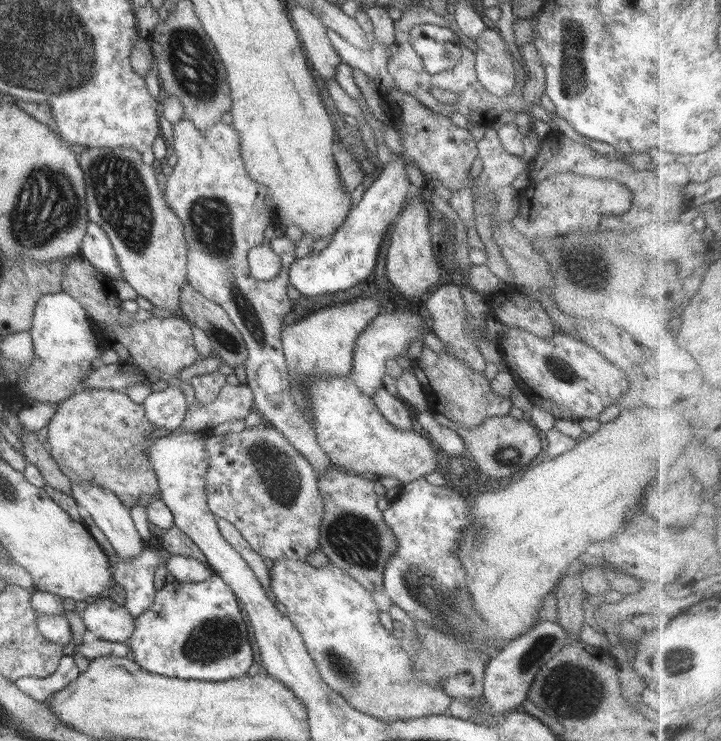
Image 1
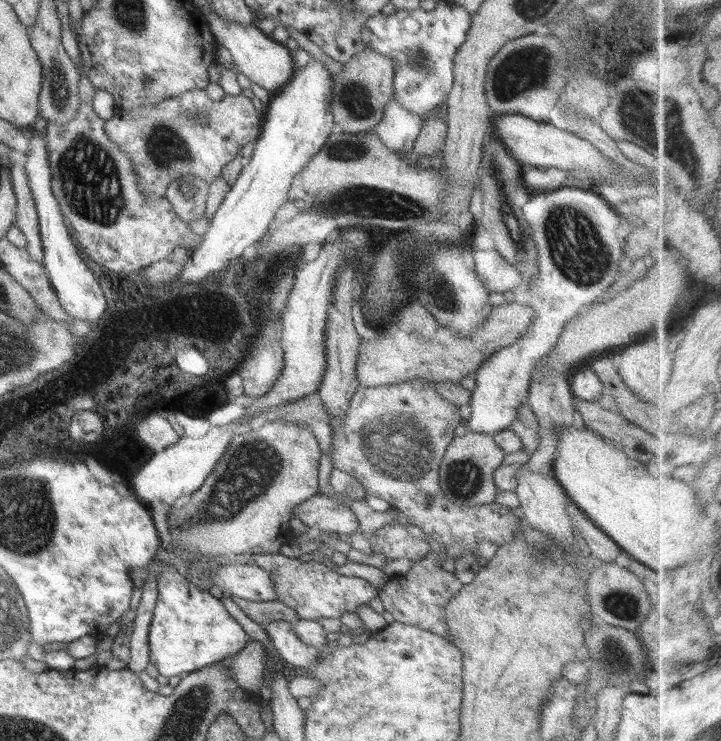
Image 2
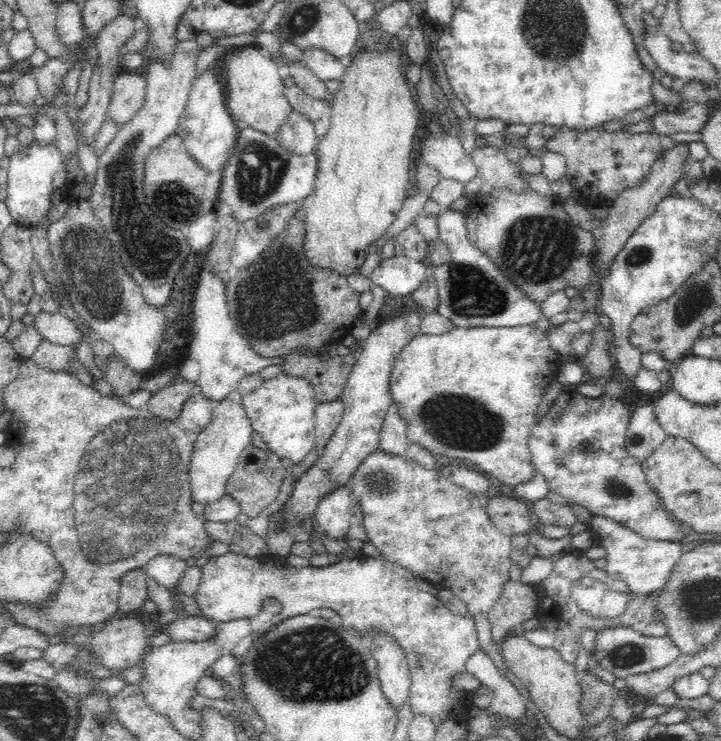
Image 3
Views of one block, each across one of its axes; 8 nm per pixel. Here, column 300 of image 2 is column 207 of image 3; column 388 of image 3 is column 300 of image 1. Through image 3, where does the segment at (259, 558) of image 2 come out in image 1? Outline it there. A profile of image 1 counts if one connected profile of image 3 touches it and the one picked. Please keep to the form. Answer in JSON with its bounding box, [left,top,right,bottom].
[269,558,453,722]

